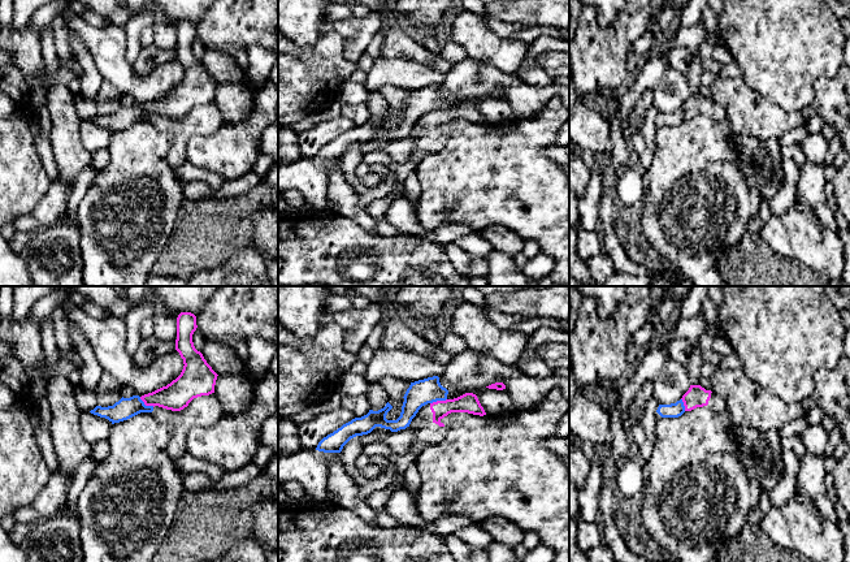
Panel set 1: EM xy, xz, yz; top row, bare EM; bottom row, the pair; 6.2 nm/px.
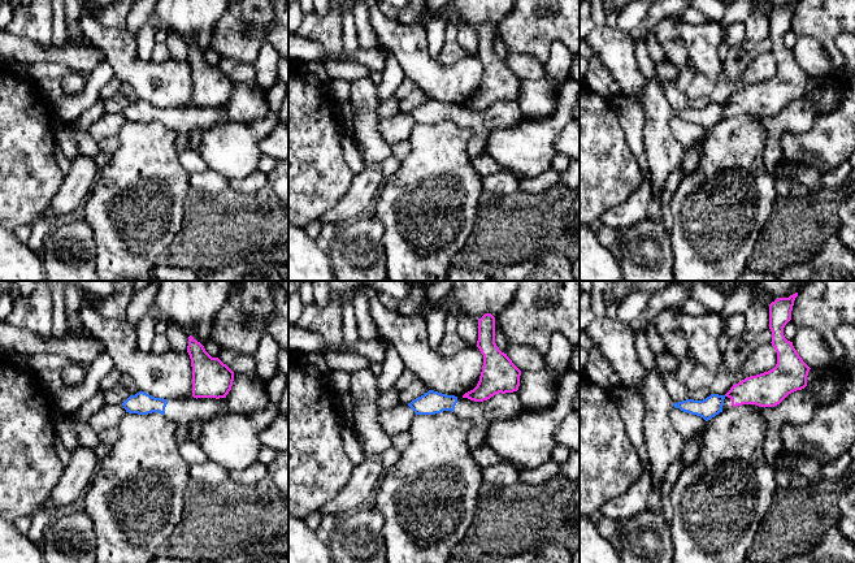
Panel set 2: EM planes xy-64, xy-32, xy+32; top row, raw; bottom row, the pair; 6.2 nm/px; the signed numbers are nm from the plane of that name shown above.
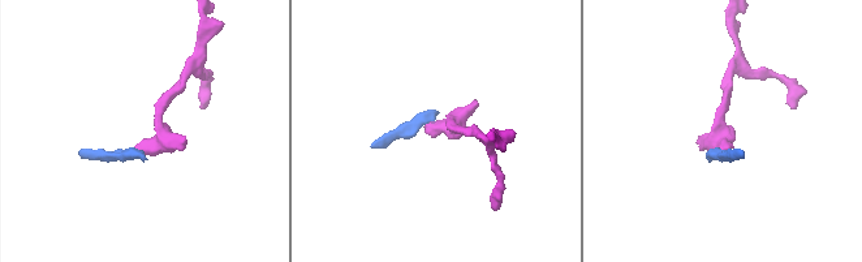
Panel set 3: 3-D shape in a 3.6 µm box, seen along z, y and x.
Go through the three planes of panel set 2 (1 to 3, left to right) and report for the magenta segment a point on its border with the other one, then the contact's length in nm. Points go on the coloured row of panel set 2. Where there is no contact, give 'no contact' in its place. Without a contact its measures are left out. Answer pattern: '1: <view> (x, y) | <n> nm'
1: no contact
2: no contact
3: no contact

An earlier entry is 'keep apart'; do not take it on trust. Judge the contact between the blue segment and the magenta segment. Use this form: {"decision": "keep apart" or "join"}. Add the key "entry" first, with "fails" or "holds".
{"entry": "holds", "decision": "keep apart"}

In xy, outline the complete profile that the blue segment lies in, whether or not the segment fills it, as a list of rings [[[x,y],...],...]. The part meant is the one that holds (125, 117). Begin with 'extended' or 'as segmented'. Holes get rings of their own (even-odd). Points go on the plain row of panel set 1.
extended | [[[214,101],[194,107],[181,120],[172,120],[159,114],[146,114],[139,104],[133,104],[130,107],[122,105],[113,114],[96,114],[90,121],[108,127],[112,133],[127,129],[140,121],[151,121],[159,130],[168,131],[173,137],[166,157],[168,164],[173,169],[187,161],[186,144],[192,137],[212,135],[225,122]]]

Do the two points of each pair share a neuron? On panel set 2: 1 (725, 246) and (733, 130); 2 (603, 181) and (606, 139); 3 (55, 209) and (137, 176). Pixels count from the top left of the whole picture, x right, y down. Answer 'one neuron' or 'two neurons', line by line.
1: one neuron
2: one neuron
3: two neurons

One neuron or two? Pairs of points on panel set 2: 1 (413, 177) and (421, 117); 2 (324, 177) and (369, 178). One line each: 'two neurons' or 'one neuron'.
1: two neurons
2: two neurons

